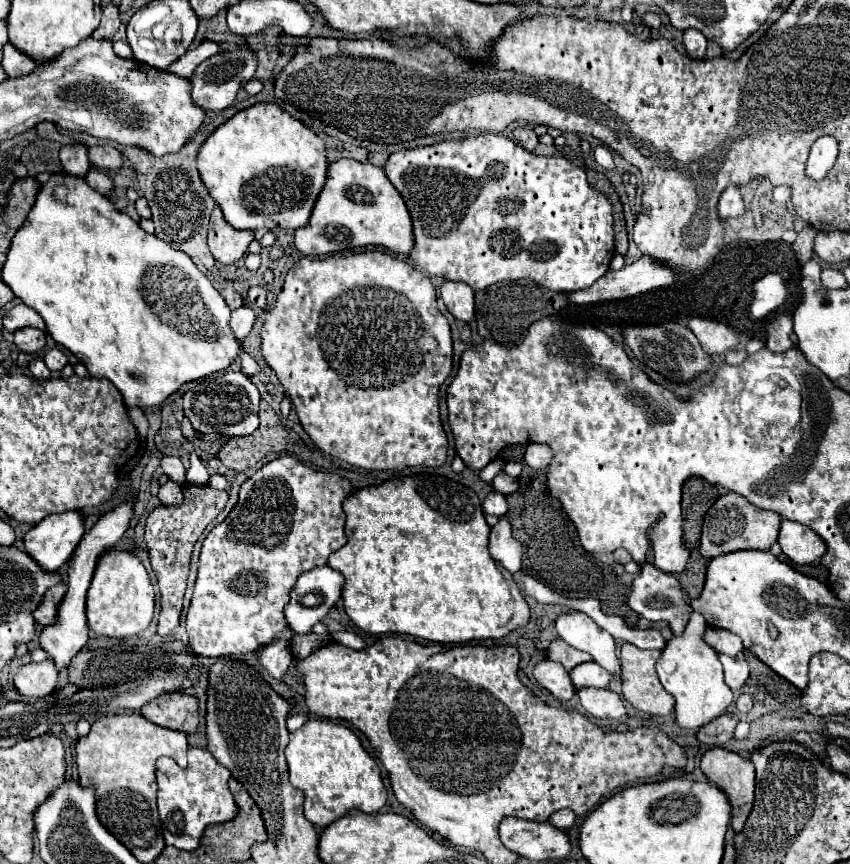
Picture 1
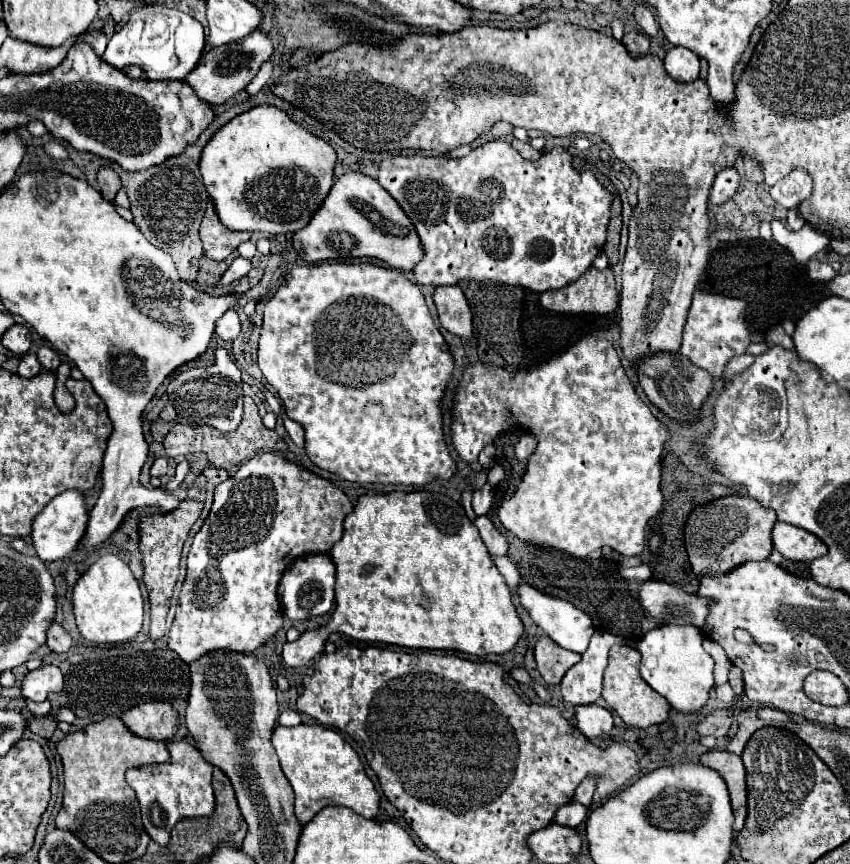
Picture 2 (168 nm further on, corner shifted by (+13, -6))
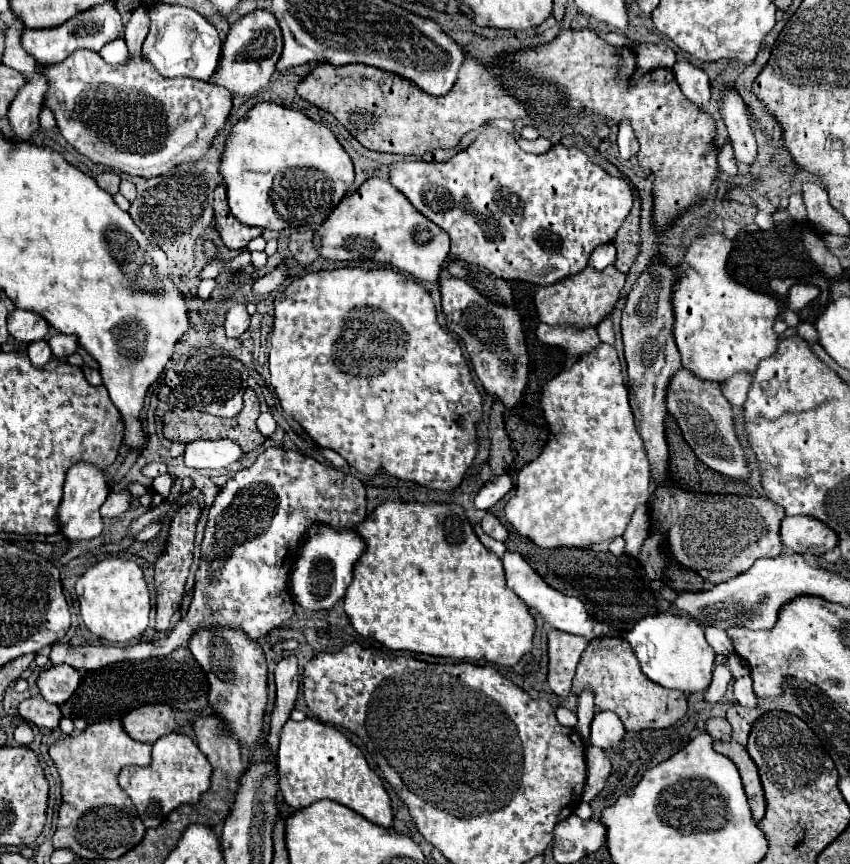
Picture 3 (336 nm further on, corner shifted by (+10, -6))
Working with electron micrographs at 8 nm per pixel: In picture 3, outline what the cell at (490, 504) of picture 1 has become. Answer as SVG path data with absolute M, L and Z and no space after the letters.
M502 474L502 476L494 476L492 480L488 480L482 488L480 488L480 492L478 492L478 496L476 496L476 506L480 508L480 510L488 510L488 508L492 508L498 500L502 500L510 490L512 490L512 478L508 476L508 474Z

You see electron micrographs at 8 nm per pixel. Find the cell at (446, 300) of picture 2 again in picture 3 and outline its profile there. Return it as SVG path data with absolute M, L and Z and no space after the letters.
M442 278L440 288L446 324L454 334L458 334L464 340L472 366L484 390L494 400L502 402L504 408L514 408L526 390L530 362L518 310L514 306L496 304L484 298L476 288L472 288L460 278Z

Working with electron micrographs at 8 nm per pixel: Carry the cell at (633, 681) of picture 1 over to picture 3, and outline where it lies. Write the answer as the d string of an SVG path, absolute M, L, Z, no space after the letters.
M598 636L598 638L590 640L588 648L584 650L584 654L582 654L580 662L578 662L578 670L576 670L576 676L574 676L574 682L572 682L572 692L576 696L582 690L592 690L596 708L598 710L612 710L612 712L616 712L618 718L622 720L624 728L632 730L632 732L670 728L672 724L676 724L686 714L686 696L680 690L666 690L664 686L658 686L658 684L650 682L640 672L640 664L636 660L636 654L632 652L630 644L622 636Z

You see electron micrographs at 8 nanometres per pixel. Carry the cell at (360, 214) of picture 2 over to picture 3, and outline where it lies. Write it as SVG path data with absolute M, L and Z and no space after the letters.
M380 178L366 180L352 196L344 198L316 232L314 244L324 258L372 260L394 266L424 282L436 282L440 278L442 264L450 252L450 236L422 216L400 190Z

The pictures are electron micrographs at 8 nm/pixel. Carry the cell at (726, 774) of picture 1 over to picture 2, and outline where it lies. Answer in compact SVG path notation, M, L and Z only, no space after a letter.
M709 750L701 754L699 762L715 772L727 782L727 790L731 796L731 808L735 814L733 830L739 832L743 828L747 816L747 788L745 788L745 768L739 756L725 752L725 750Z

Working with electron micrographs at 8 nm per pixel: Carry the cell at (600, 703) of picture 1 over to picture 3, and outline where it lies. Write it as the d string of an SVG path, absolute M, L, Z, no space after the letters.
M598 712L594 716L592 732L590 732L592 746L598 746L602 750L616 748L622 742L624 734L626 734L626 730L614 712Z

